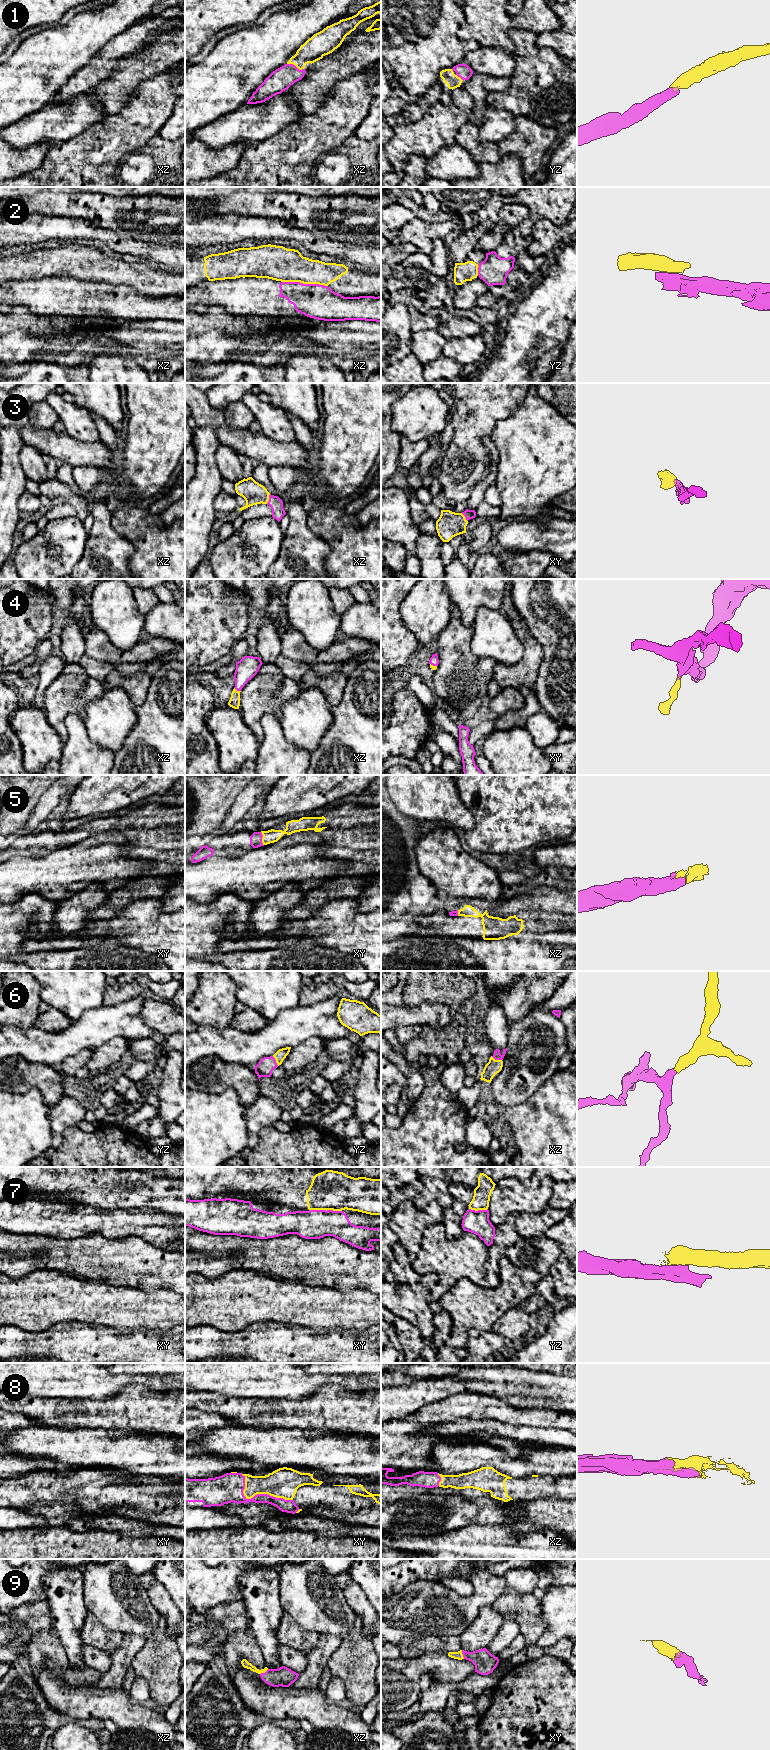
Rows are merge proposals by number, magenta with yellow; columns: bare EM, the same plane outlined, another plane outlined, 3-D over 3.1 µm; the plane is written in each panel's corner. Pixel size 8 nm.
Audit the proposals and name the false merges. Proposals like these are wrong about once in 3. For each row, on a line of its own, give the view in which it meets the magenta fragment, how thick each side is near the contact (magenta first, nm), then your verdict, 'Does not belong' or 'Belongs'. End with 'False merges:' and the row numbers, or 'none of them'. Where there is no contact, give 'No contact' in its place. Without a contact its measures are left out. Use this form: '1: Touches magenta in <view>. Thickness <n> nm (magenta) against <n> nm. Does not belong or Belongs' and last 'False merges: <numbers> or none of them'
1: Touches magenta in xz. Thickness 180 nm (magenta) against 180 nm. Belongs
2: Touches magenta in xz. Thickness 280 nm (magenta) against 280 nm. Does not belong
3: Touches magenta in xz. Thickness 110 nm (magenta) against 180 nm. Belongs
4: Touches magenta in xz. Thickness 170 nm (magenta) against 90 nm. Belongs
5: Touches magenta in xy. Thickness 100 nm (magenta) against 110 nm. Belongs
6: Touches magenta in xz. Thickness 60 nm (magenta) against 120 nm. Belongs
7: Touches magenta in xy. Thickness 240 nm (magenta) against 320 nm. Does not belong
8: Touches magenta in xy. Thickness 220 nm (magenta) against 240 nm. Belongs
9: Touches magenta in xy. Thickness 170 nm (magenta) against 70 nm. Belongs
False merges: 2, 7

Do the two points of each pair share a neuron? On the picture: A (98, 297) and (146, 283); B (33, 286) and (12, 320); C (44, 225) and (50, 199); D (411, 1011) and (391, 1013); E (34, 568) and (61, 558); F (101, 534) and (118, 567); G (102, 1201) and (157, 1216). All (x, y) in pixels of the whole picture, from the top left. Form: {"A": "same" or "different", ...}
{"A": "different", "B": "different", "C": "different", "D": "same", "E": "same", "F": "same", "G": "different"}

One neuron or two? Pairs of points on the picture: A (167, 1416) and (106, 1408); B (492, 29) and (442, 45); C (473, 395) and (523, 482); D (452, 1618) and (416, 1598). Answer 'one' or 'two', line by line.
A: one
B: two
C: two
D: one

